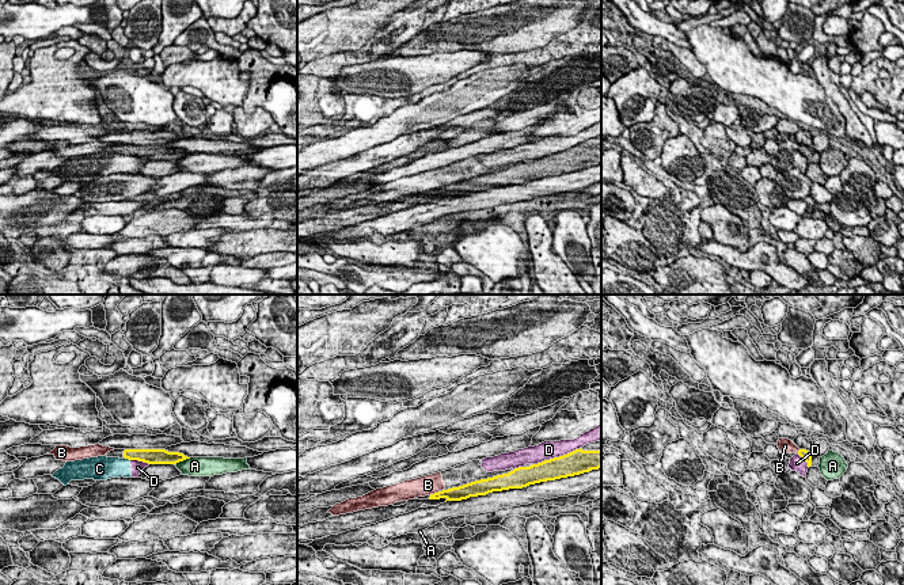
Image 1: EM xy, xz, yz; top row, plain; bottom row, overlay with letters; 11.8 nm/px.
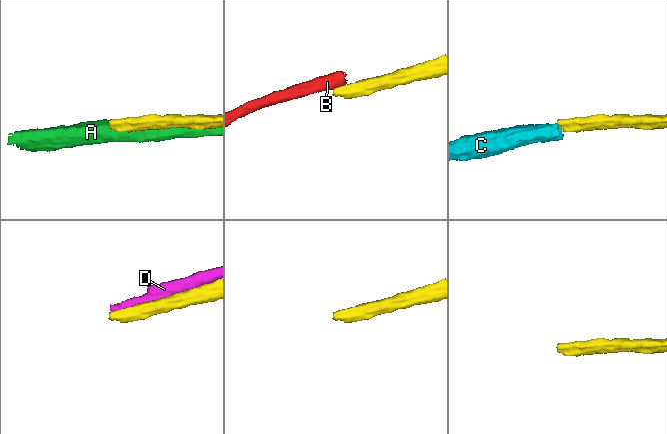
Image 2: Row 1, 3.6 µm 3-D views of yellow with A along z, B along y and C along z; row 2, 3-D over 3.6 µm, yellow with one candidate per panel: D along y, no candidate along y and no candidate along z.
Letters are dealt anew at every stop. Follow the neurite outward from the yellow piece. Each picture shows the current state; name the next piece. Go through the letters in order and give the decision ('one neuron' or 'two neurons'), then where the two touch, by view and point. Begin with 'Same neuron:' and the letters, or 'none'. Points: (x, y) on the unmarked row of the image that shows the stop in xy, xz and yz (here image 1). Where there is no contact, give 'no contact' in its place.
Same neuron: none
A: two neurons; contact xy (182, 156)
B: two neurons; contact xz (436, 189)
C: two neurons; contact xy (128, 154)
D: two neurons; contact xz (555, 154)

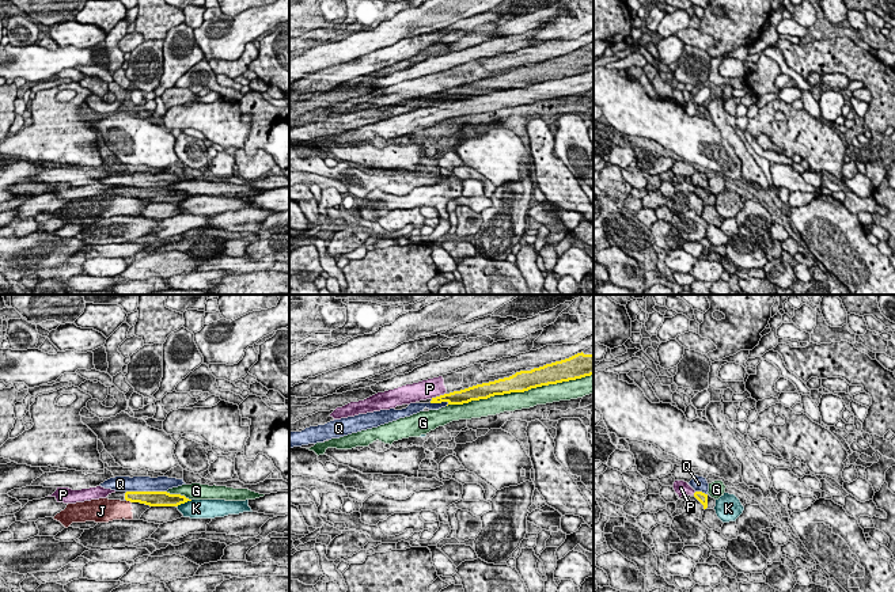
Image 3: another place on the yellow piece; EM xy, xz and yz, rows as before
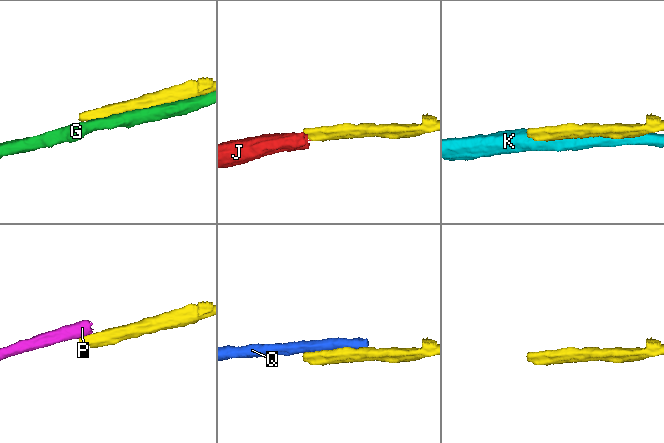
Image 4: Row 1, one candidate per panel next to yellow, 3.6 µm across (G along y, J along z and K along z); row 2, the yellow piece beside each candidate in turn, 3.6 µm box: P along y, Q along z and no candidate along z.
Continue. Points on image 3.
Same neuron: none
G: two neurons; contact xz (519, 87)
J: two neurons; contact xy (129, 196)
K: two neurons; contact xy (184, 198)
P: two neurons; contact xz (437, 93)
Q: two neurons; contact xy (147, 188)

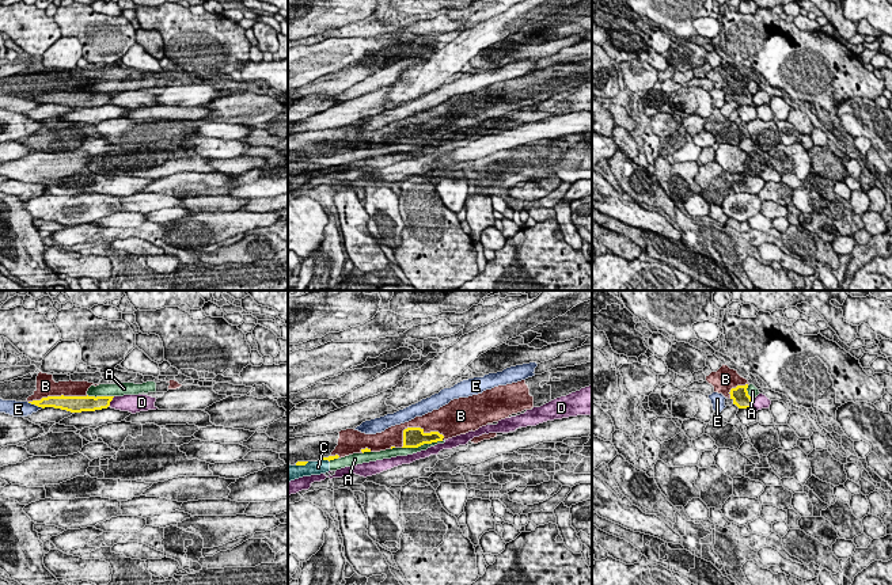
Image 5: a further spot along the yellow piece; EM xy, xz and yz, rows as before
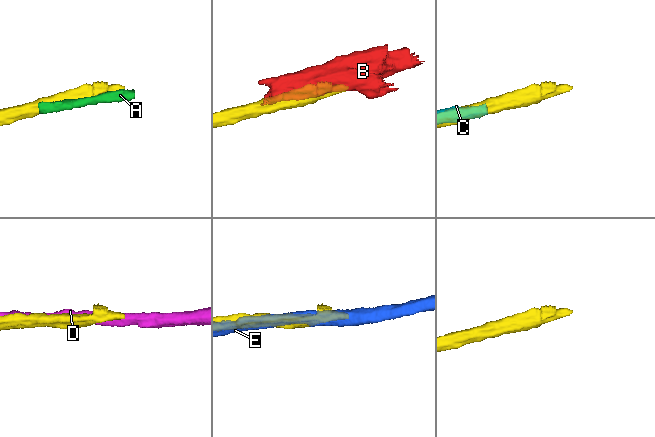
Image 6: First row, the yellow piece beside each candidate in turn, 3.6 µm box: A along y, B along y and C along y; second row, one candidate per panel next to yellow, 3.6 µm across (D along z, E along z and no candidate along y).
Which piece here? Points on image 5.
Same neuron: B
A: two neurons; contact xz (421, 140)
B: one neuron; contact xz (416, 124)
C: two neurons; contact xz (302, 160)
D: two neurons; contact xy (110, 97)
E: two neurons; contact xy (35, 101)

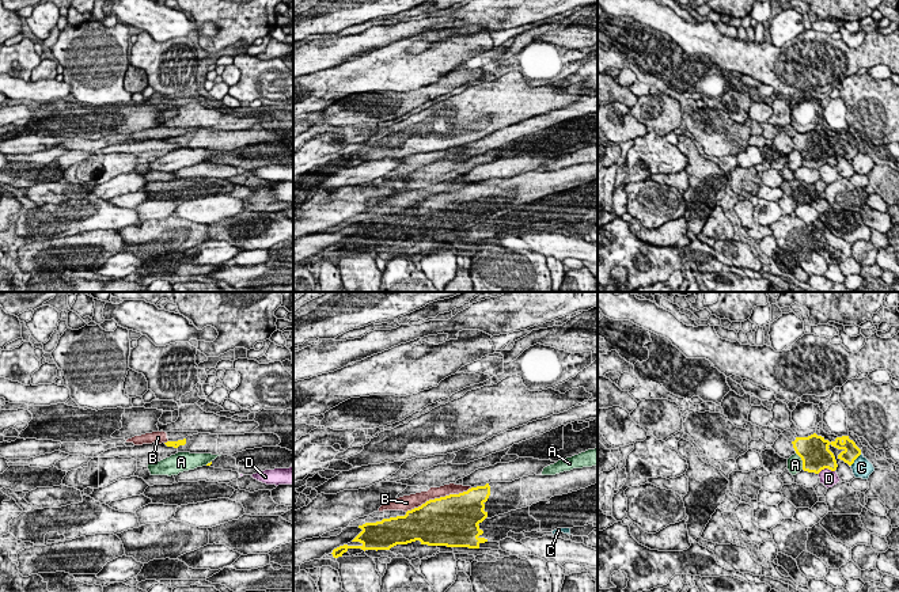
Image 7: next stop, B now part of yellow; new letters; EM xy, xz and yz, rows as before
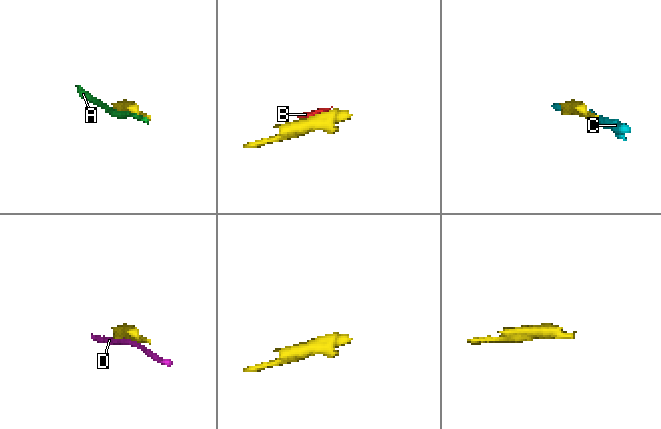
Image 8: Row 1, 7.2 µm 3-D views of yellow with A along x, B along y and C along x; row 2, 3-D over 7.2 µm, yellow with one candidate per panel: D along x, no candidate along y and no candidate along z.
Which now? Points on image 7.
Same neuron: none
A: two neurons; contact yz (801, 155)
B: two neurons; contact xz (440, 193)
C: two neurons; contact yz (854, 155)
D: two neurons; contact yz (826, 163)

